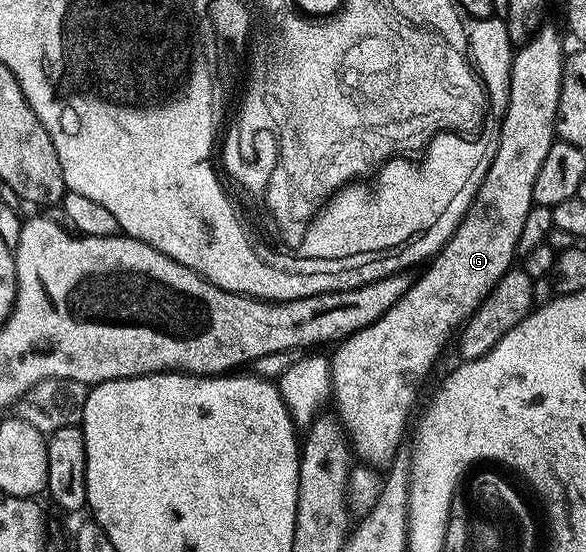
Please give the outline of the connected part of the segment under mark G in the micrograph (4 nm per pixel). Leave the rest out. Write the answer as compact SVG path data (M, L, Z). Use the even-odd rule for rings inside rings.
M541 24L535 33L523 42L513 52L512 55L512 74L510 75L510 87L508 88L508 106L504 110L503 117L499 118L498 125L500 125L500 138L495 138L494 148L490 153L490 160L487 162L486 168L483 170L480 177L480 186L476 189L474 199L470 203L470 207L466 211L464 218L458 223L458 227L454 231L454 235L446 242L440 249L440 252L427 262L424 274L420 278L413 280L409 289L400 299L385 314L381 315L372 325L366 326L362 330L358 330L351 336L343 338L335 346L336 354L331 354L331 392L336 397L335 408L338 410L338 416L346 426L346 431L350 436L350 443L354 448L354 453L357 458L365 465L373 467L387 467L392 464L392 460L396 454L401 452L402 445L400 440L404 437L404 428L408 425L408 412L412 409L412 404L416 401L416 388L420 385L420 380L427 375L435 361L436 356L444 347L448 336L451 335L452 329L457 330L461 323L472 316L472 312L484 300L486 295L498 283L498 279L502 279L502 275L507 273L509 269L513 268L514 259L517 260L518 254L516 248L518 247L518 235L522 235L522 227L526 224L526 215L530 215L533 207L532 196L534 195L534 179L538 179L538 167L542 167L542 159L546 159L546 155L550 152L550 147L557 140L556 136L556 112L558 111L558 99L560 98L560 84L562 83L562 71L564 70L564 58L566 56L566 48L564 49L564 41L560 38L560 33L552 25Z

